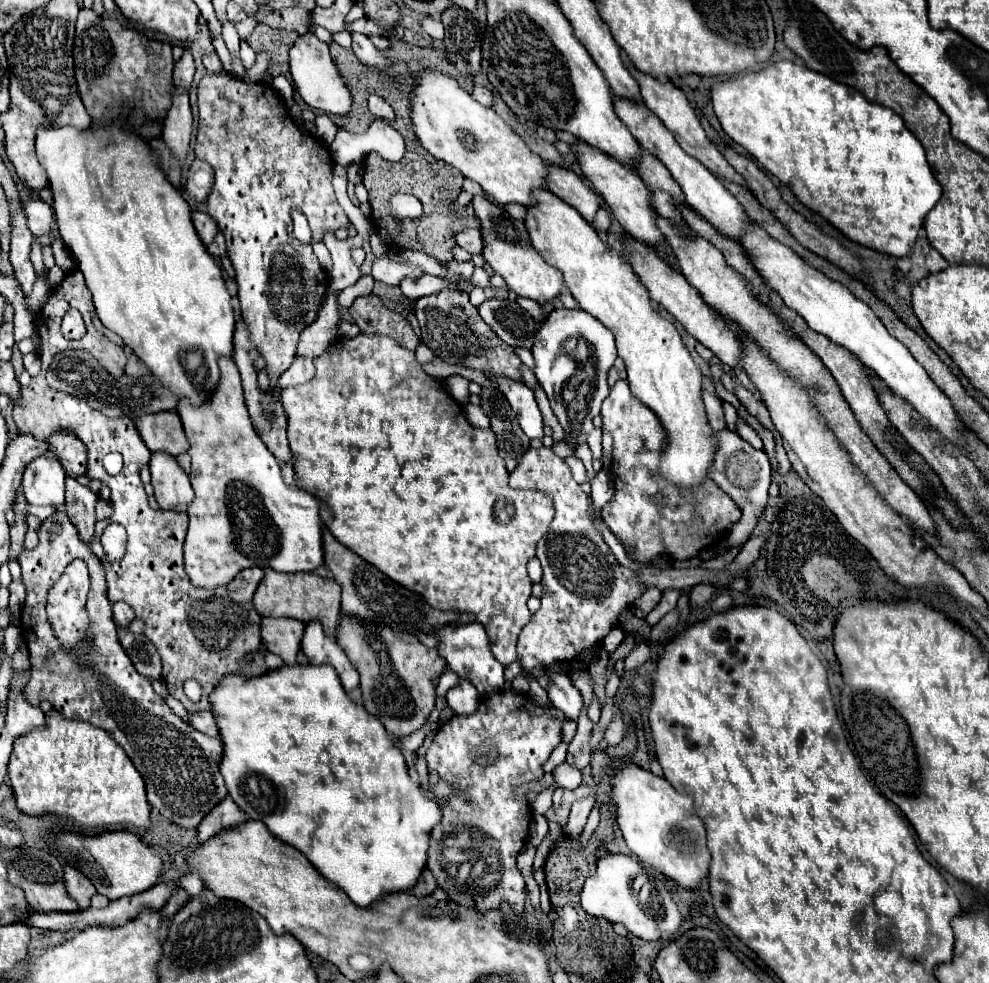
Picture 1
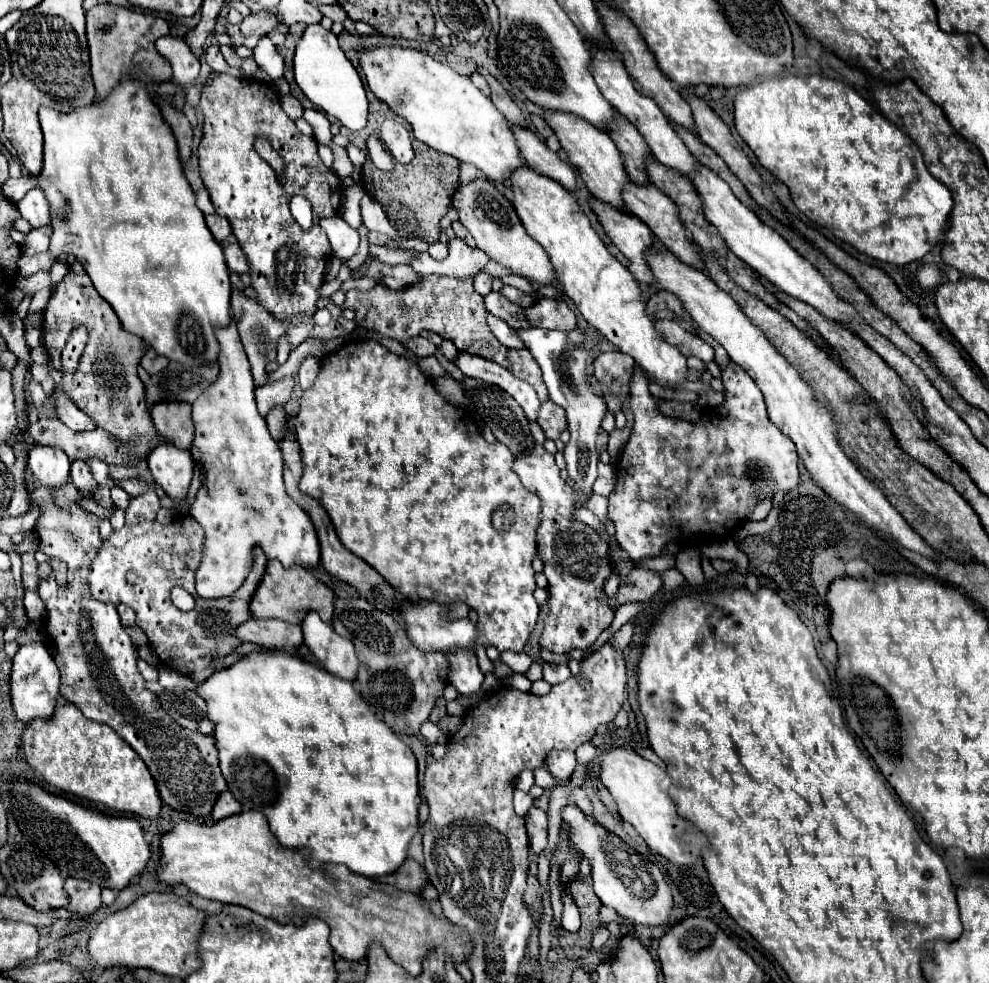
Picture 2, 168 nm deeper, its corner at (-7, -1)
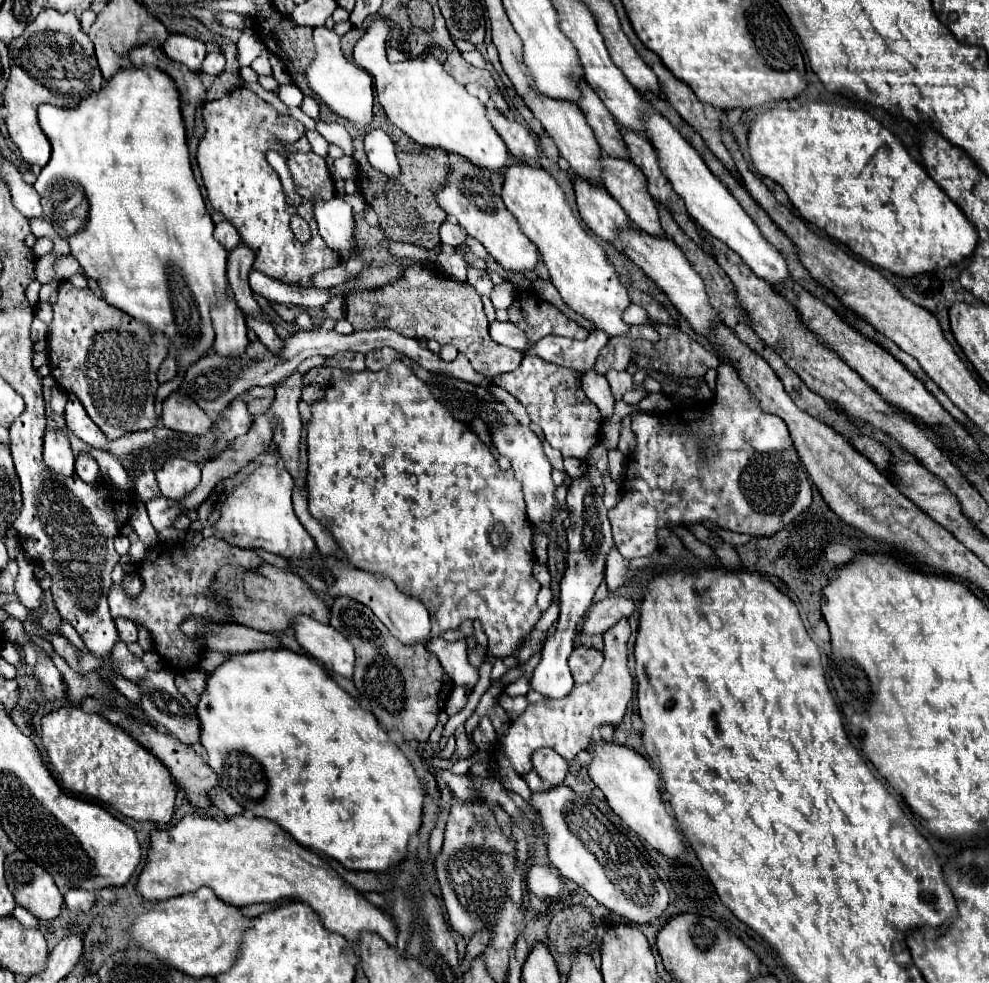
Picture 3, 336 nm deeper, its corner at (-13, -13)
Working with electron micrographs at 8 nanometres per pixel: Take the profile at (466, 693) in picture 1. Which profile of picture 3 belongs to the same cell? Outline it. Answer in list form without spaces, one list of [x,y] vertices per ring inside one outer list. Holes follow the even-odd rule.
[[[431,637],[429,643],[425,643],[427,651],[433,653],[447,675],[455,681],[455,685],[465,685],[465,687],[475,687],[479,679],[479,671],[467,661],[467,641],[455,641],[449,643],[441,637]]]

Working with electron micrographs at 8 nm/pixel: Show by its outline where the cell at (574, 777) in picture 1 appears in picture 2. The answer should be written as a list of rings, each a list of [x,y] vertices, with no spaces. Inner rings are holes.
[[[551,751],[547,753],[545,767],[557,781],[569,781],[575,771],[575,753],[573,751]]]

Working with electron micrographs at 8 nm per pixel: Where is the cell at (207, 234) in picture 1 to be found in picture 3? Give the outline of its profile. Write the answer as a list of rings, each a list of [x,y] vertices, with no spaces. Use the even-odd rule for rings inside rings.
[[[221,221],[219,225],[215,225],[215,239],[217,239],[227,251],[235,249],[237,243],[241,243],[241,237],[239,237],[237,229],[235,229],[229,221]]]

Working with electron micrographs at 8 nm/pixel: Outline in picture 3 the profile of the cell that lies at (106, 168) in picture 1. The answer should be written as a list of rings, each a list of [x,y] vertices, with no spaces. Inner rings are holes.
[[[125,65],[121,71],[115,73],[115,77],[111,77],[101,91],[91,93],[89,97],[85,97],[75,109],[65,109],[65,107],[55,107],[49,103],[39,105],[37,109],[39,115],[39,125],[43,129],[43,133],[47,135],[53,151],[51,151],[51,159],[49,163],[41,169],[37,181],[35,181],[35,189],[41,197],[41,205],[45,207],[45,217],[51,221],[51,225],[55,227],[55,231],[69,241],[71,245],[71,255],[81,263],[83,271],[87,277],[95,279],[101,287],[101,291],[105,293],[105,301],[125,313],[129,313],[131,317],[163,331],[171,343],[177,349],[177,355],[183,363],[183,367],[187,369],[189,365],[197,363],[203,355],[207,355],[207,351],[213,347],[215,341],[215,331],[211,327],[211,317],[209,311],[211,307],[217,303],[217,291],[225,291],[227,289],[227,251],[223,249],[223,245],[213,237],[213,221],[211,215],[205,207],[205,201],[201,197],[199,185],[193,177],[191,171],[191,161],[189,161],[189,149],[187,149],[187,137],[185,137],[185,125],[183,125],[183,117],[181,117],[181,97],[177,91],[177,85],[173,79],[169,79],[169,75],[165,75],[159,67],[153,65]]]

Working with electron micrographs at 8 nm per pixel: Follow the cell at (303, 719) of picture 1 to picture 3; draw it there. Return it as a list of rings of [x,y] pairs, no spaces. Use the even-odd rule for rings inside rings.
[[[263,649],[261,653],[237,653],[229,655],[227,661],[223,661],[215,671],[207,673],[205,691],[201,693],[201,699],[197,703],[197,717],[201,727],[201,745],[207,753],[209,767],[217,773],[221,787],[247,811],[251,811],[255,817],[265,817],[273,823],[277,823],[283,831],[287,831],[297,843],[303,847],[309,847],[317,853],[329,855],[335,861],[339,861],[345,869],[351,871],[375,871],[381,873],[397,863],[403,861],[407,855],[407,841],[413,833],[421,827],[421,809],[423,809],[423,789],[421,783],[407,761],[407,757],[401,753],[401,749],[393,743],[389,743],[387,733],[379,727],[377,719],[359,707],[359,703],[345,693],[325,671],[319,663],[315,663],[313,657],[295,653],[289,649]]]

